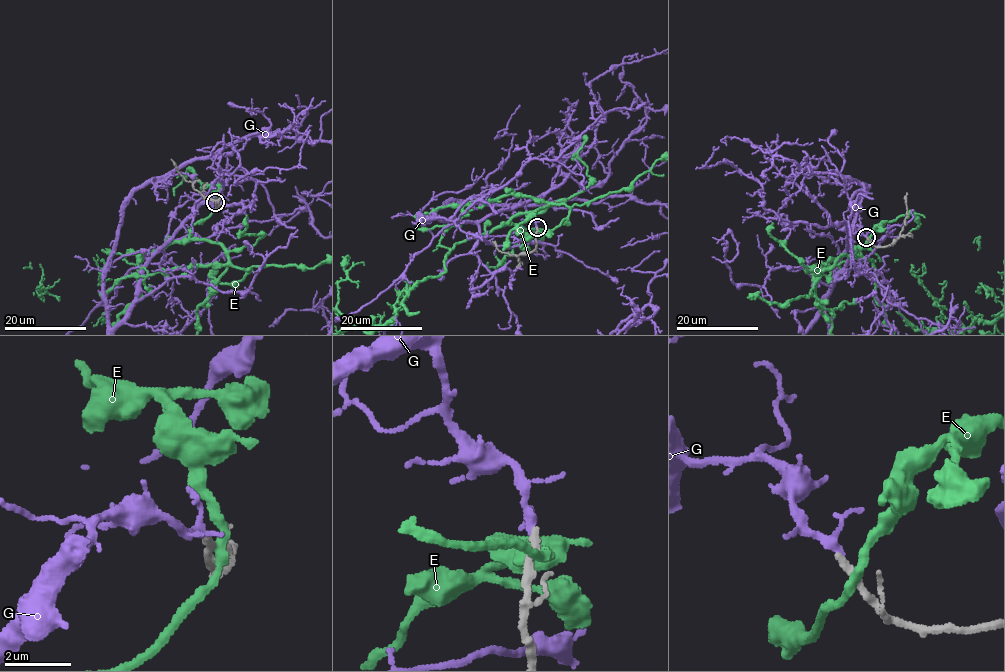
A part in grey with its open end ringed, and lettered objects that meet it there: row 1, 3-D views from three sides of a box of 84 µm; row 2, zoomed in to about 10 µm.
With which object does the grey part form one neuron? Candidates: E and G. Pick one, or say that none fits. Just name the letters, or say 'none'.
G

